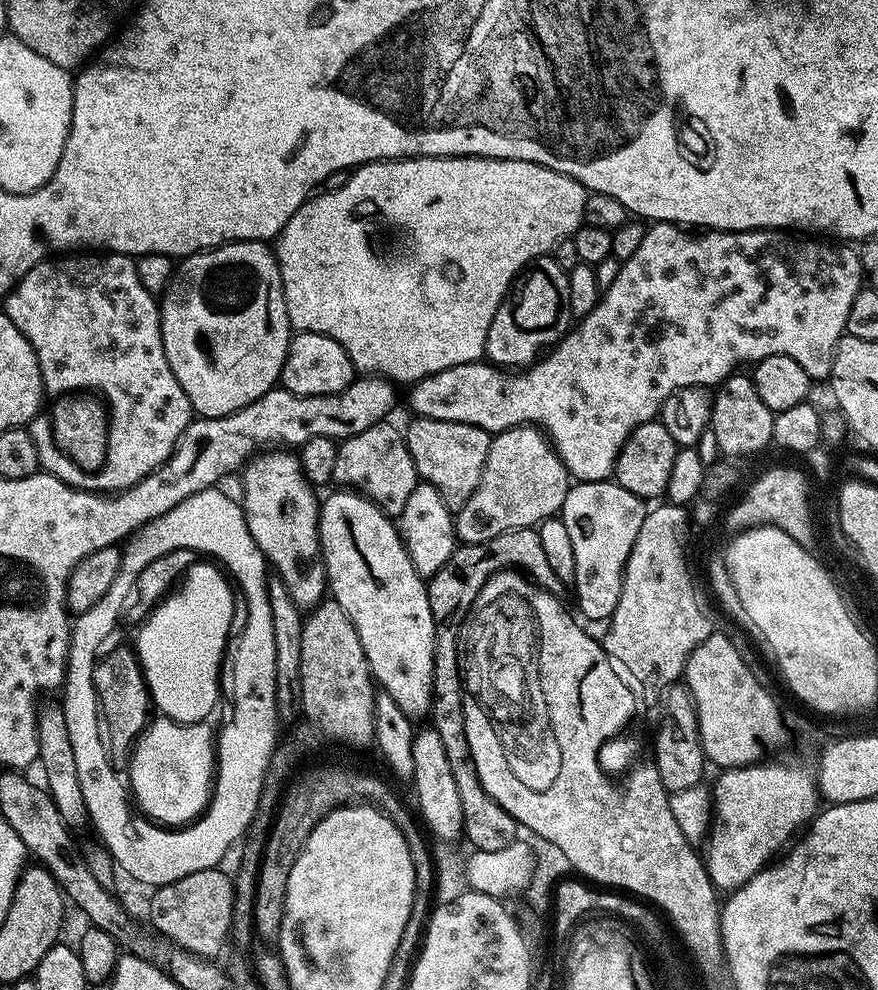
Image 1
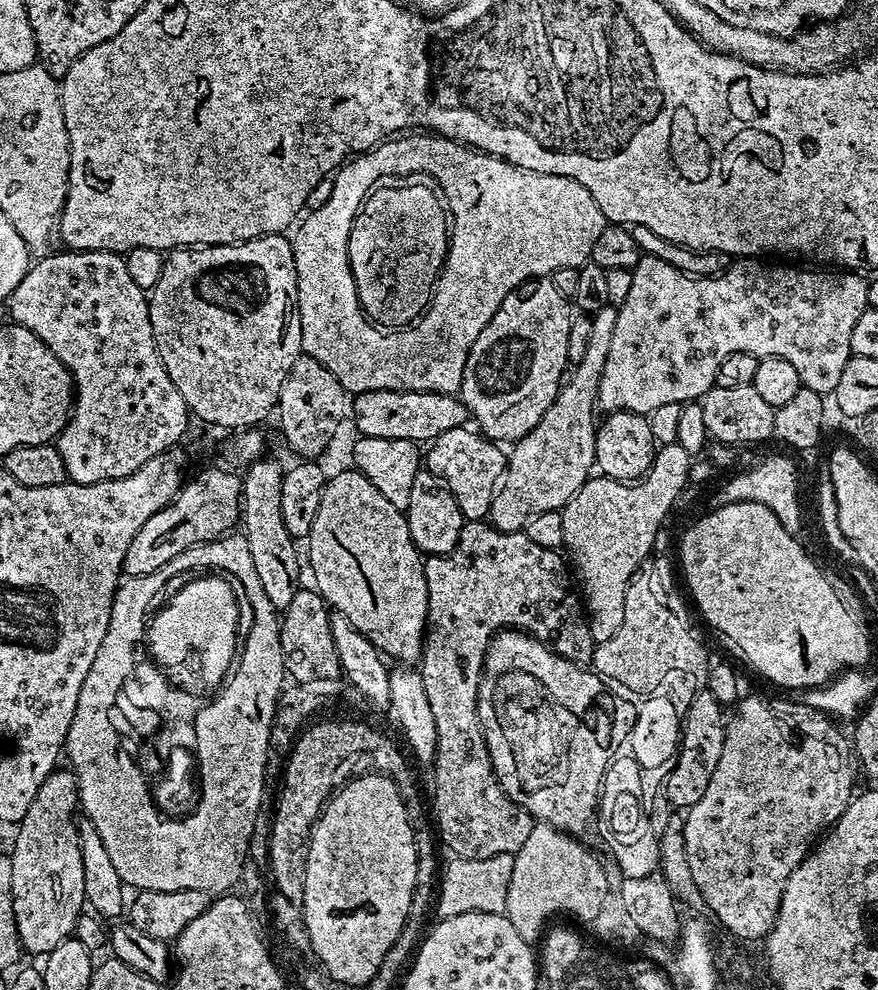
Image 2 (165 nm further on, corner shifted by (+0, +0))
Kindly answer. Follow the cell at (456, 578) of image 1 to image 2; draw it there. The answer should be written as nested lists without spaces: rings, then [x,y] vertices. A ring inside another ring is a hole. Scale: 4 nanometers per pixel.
[[[468,522],[454,550],[445,556],[428,556],[424,560],[428,627],[418,671],[426,696],[432,696],[430,714],[434,714],[436,731],[436,758],[430,765],[433,784],[430,812],[434,817],[439,843],[444,843],[452,851],[451,855],[461,860],[494,858],[494,854],[515,856],[522,846],[526,846],[526,838],[530,838],[530,830],[534,827],[532,815],[502,790],[478,722],[476,698],[488,641],[497,630],[508,630],[515,626],[529,636],[543,640],[553,652],[575,664],[583,665],[592,658],[594,645],[588,617],[582,607],[582,596],[574,587],[574,576],[565,557],[560,557],[560,554],[557,549],[543,548],[538,546],[538,542],[530,542],[523,531],[500,532],[488,522]]]

